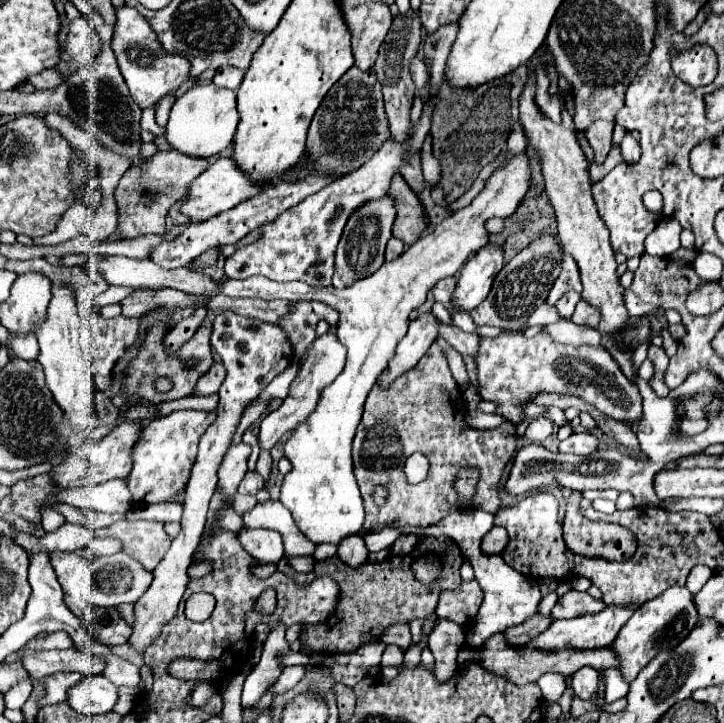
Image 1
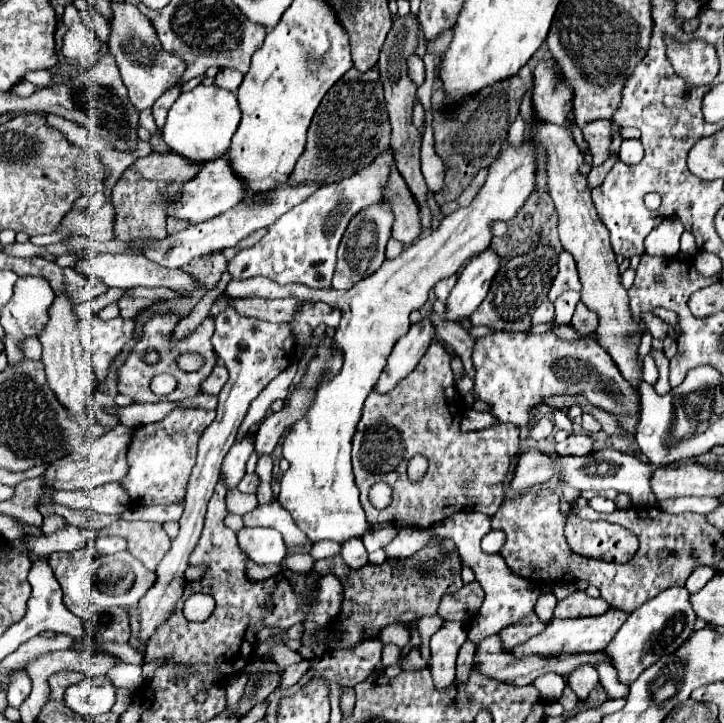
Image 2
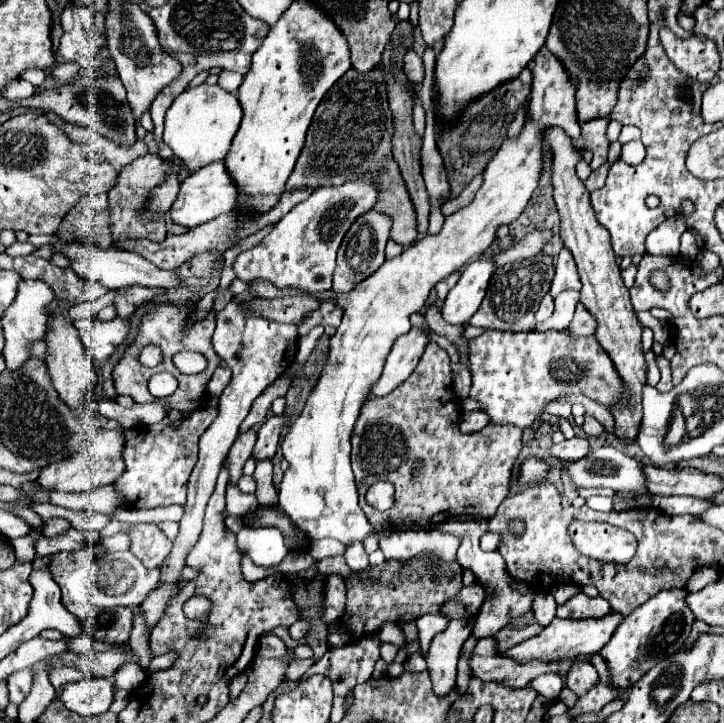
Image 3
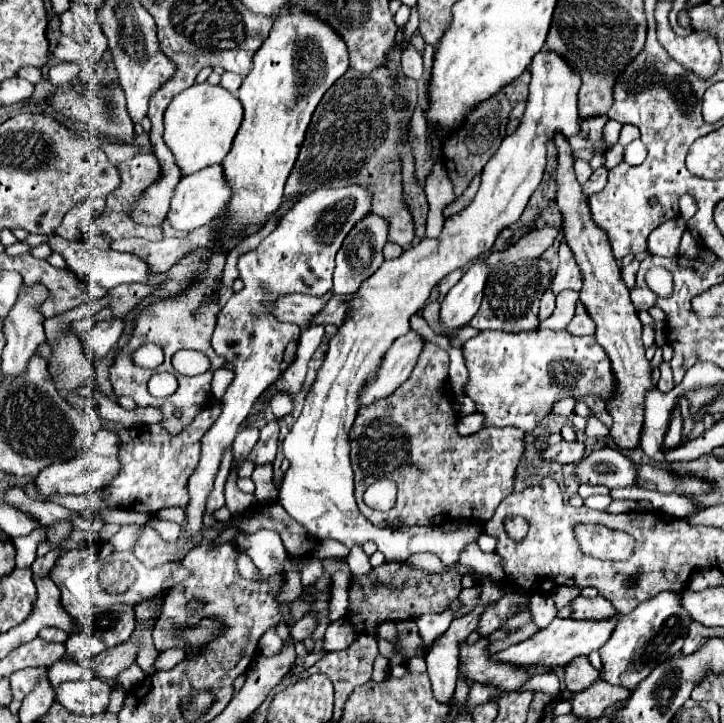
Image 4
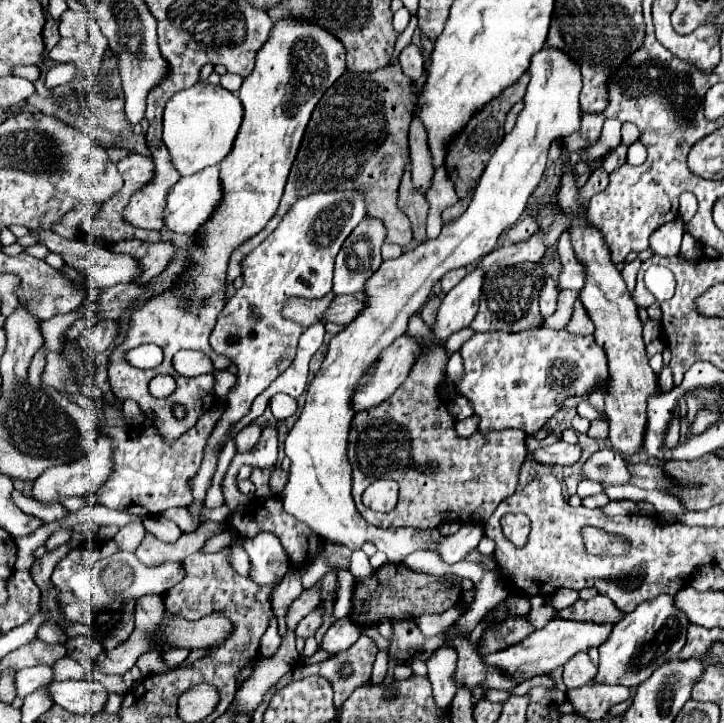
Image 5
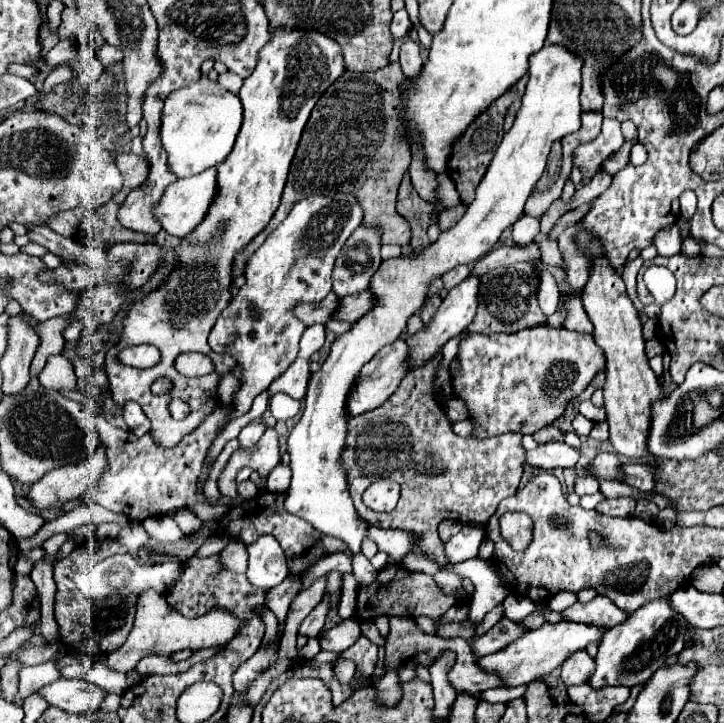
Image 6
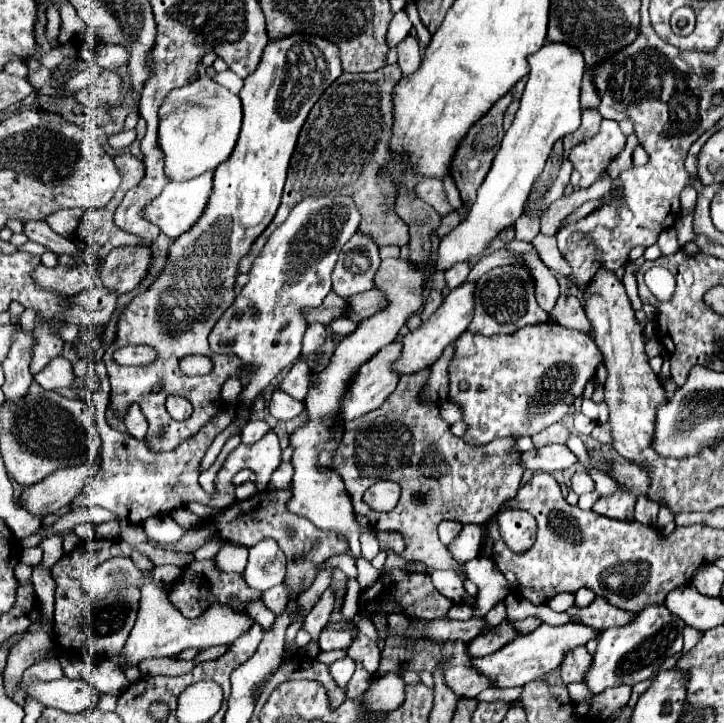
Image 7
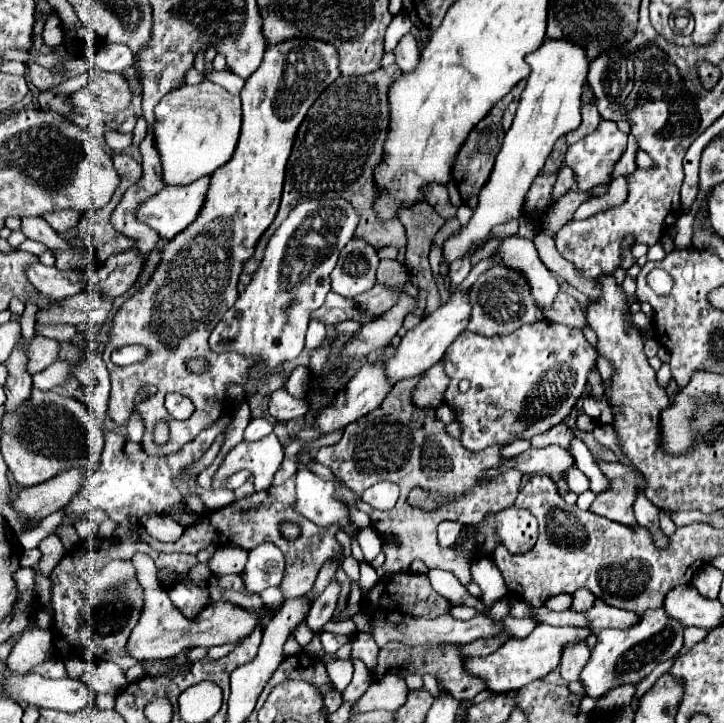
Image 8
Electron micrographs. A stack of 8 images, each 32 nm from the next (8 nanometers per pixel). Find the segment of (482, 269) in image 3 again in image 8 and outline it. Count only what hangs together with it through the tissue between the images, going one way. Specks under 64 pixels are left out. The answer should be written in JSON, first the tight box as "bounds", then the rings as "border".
{"bounds":[386,288,472,382],"border":[[[468,288],[450,292],[450,298],[446,304],[442,304],[436,312],[432,312],[428,318],[424,318],[414,330],[406,332],[406,336],[398,344],[396,356],[386,362],[386,372],[392,378],[392,382],[426,372],[430,366],[434,366],[444,356],[448,344],[452,344],[452,340],[456,340],[456,336],[466,330],[468,320],[470,320],[470,312],[472,312],[472,306],[470,306],[466,292],[468,292]]]}

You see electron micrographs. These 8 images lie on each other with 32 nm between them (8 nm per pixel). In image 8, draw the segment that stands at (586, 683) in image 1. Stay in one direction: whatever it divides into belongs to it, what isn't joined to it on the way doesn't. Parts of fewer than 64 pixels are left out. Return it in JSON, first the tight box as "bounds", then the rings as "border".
{"bounds":[560,642,590,684],"border":[[[584,642],[564,648],[562,662],[560,662],[560,674],[562,674],[566,684],[574,682],[574,680],[580,680],[580,672],[584,670],[584,664],[588,662],[588,656],[590,656],[590,650]]]}

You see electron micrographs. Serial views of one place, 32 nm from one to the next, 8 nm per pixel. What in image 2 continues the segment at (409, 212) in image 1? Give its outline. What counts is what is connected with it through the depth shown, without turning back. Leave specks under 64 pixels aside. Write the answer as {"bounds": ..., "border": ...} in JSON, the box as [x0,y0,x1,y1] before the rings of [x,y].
{"bounds":[384,170,422,244],"border":[[[394,170],[390,174],[384,198],[392,198],[392,210],[394,210],[394,226],[392,226],[392,238],[400,240],[402,244],[412,244],[422,228],[420,228],[420,206],[416,204],[416,198],[404,184],[404,178]]]}

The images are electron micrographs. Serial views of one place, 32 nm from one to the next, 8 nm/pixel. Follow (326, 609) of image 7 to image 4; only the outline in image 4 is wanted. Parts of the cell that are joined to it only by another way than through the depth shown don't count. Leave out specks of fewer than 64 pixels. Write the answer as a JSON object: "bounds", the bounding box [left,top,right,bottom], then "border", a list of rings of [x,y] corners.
{"bounds":[290,616,316,640],"border":[[[304,616],[302,620],[298,620],[296,624],[292,624],[292,626],[290,626],[290,636],[292,636],[294,640],[304,640],[304,638],[308,638],[308,636],[312,634],[314,626],[316,626],[314,618]]]}

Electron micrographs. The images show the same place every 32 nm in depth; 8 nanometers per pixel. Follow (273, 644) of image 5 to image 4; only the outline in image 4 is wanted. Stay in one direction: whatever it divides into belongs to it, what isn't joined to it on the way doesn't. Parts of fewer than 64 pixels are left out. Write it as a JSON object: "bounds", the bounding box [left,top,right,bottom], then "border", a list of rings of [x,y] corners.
{"bounds":[258,628,283,657],"border":[[[271,628],[260,638],[258,653],[261,656],[272,657],[280,652],[283,640],[275,632],[275,628]]]}

